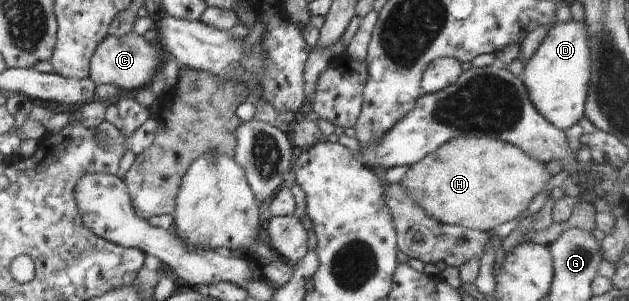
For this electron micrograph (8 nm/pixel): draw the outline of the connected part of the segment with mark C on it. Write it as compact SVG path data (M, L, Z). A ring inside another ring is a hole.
M129 32L124 36L107 35L95 48L90 59L90 78L100 85L111 83L117 85L119 89L136 93L143 87L150 86L152 79L158 72L159 67L163 67L161 60L163 49L156 41L147 42L143 36L138 36L135 32Z

